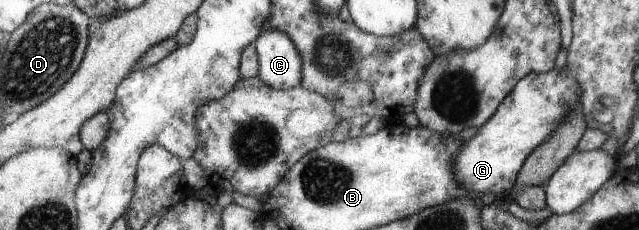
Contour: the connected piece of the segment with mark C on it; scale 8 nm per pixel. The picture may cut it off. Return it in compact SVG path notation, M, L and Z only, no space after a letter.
M263 30L254 44L259 62L258 77L273 89L285 91L300 86L303 60L286 33Z

